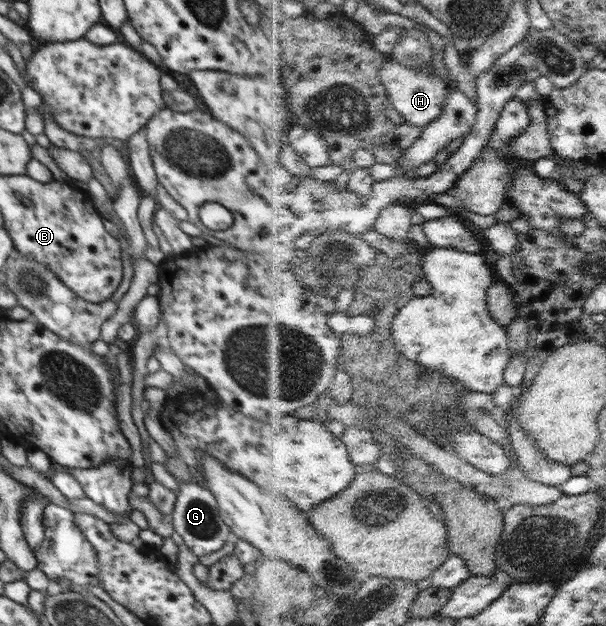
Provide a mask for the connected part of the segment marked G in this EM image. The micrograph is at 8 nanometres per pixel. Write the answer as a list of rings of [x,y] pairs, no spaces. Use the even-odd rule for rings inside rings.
[[[178,482],[179,493],[172,511],[174,531],[182,536],[194,555],[202,557],[219,551],[226,546],[231,530],[220,515],[220,509],[214,495],[206,488],[193,482]]]

